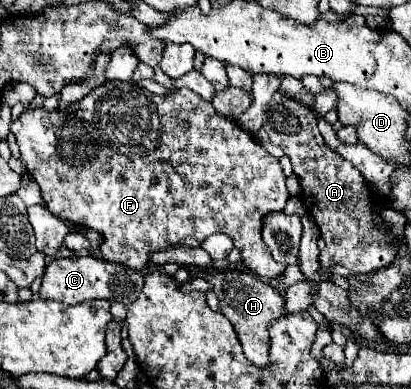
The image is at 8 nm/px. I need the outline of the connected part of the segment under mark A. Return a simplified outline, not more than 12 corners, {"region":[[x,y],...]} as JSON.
{"region":[[275,93],[263,129],[285,151],[321,229],[321,265],[353,273],[395,249],[371,191],[307,105]]}

